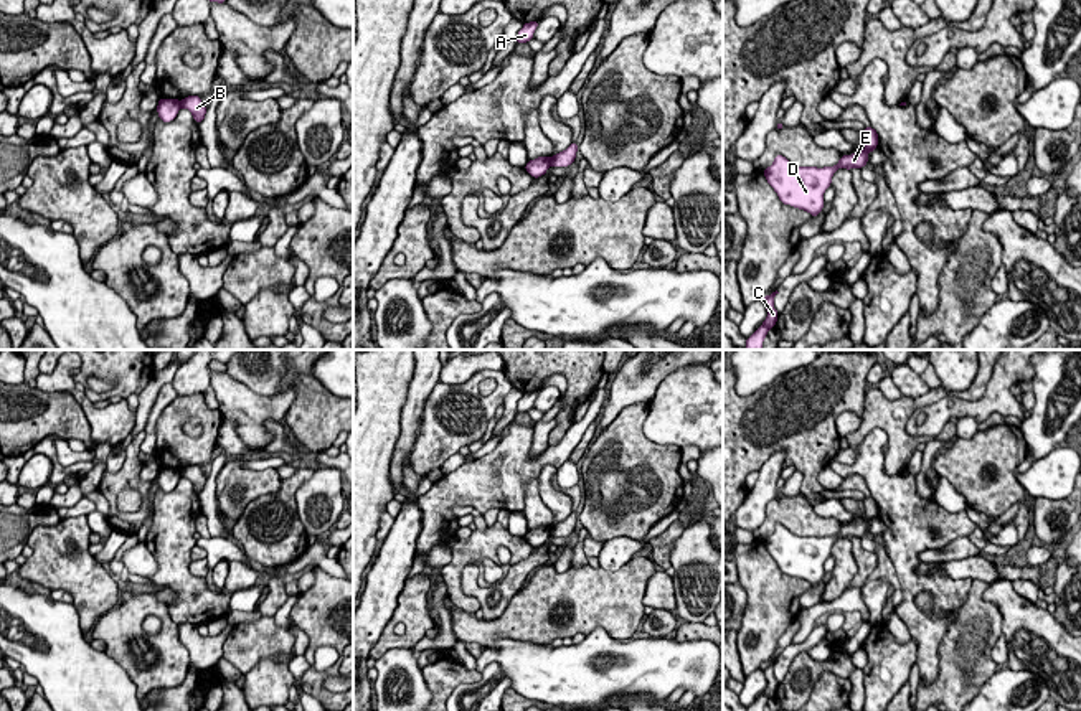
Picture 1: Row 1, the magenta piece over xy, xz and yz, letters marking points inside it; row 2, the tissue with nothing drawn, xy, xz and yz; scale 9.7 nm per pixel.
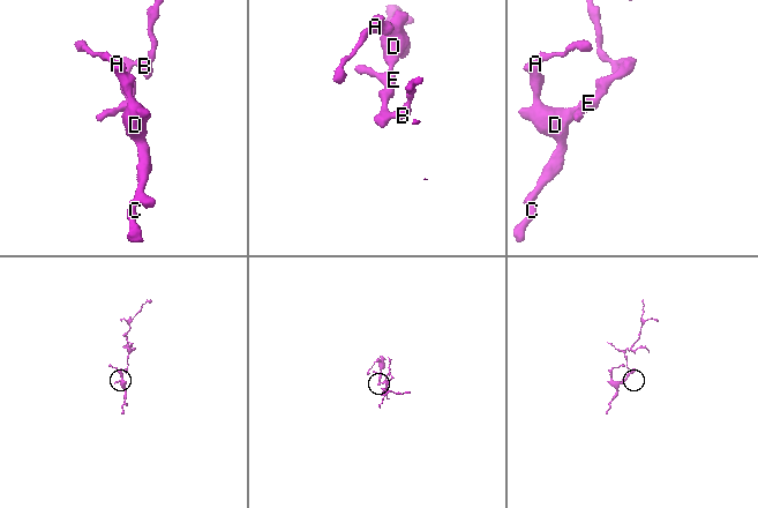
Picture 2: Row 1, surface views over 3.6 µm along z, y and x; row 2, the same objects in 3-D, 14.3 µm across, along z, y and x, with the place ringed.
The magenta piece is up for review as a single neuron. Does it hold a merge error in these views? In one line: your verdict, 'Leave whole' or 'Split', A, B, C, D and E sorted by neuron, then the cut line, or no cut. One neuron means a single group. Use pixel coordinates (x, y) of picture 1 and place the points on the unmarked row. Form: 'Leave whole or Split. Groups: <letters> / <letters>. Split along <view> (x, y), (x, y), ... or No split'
Split. Groups: A C D E / B. Split along xz (550, 527), (552, 533)

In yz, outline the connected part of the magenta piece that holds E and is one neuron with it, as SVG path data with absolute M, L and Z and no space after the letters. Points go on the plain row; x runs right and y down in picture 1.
M865 497L866 515L863 520L850 525L842 525L833 536L797 536L781 523L776 525L774 533L764 538L767 553L774 558L784 574L809 581L810 586L820 584L824 577L824 563L832 553L833 543L842 536L852 539L863 538L868 531L868 521L878 515L878 503L873 497Z

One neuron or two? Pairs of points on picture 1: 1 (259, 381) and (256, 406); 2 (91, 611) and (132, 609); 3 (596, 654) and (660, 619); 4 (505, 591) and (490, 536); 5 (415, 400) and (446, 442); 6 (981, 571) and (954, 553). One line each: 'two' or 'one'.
1: two
2: two
3: two
4: two
5: two
6: two

